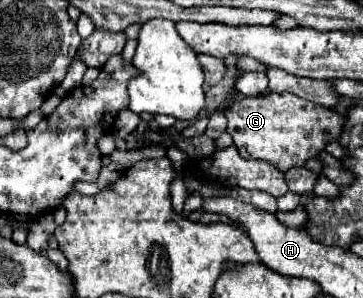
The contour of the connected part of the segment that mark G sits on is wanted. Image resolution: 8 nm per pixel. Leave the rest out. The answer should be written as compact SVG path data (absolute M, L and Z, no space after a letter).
M275 94L267 98L243 98L225 110L227 132L233 136L233 144L247 160L267 160L281 172L303 166L325 148L327 142L337 140L343 126L343 116L325 106L307 102L293 94Z

